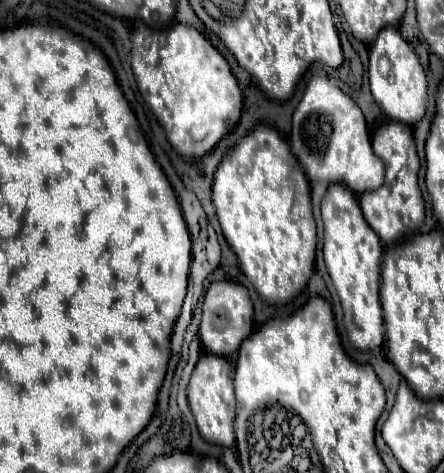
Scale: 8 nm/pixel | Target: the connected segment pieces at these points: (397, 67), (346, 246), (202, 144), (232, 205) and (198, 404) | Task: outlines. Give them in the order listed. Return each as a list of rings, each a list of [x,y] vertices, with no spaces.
[[[396,28],[380,30],[380,36],[370,48],[368,76],[370,76],[370,92],[388,120],[414,126],[424,118],[428,80],[414,50],[404,42],[404,38]]]
[[[332,184],[322,200],[322,220],[324,220],[324,262],[326,270],[334,282],[344,310],[344,324],[348,340],[358,350],[372,350],[384,342],[382,306],[380,306],[380,260],[382,244],[376,232],[368,228],[364,220],[358,198],[348,192],[342,184]]]
[[[136,22],[130,54],[138,90],[180,156],[202,158],[238,124],[242,90],[224,56],[192,26],[174,24],[170,32],[154,34]]]
[[[256,126],[220,162],[212,184],[212,204],[216,208],[222,234],[236,252],[240,268],[248,282],[256,288],[258,296],[272,306],[294,300],[314,272],[318,236],[310,202],[310,184],[304,176],[304,170],[292,156],[288,142],[278,134],[276,128]]]
[[[202,354],[188,384],[188,402],[194,414],[200,436],[218,446],[232,446],[234,442],[234,414],[236,398],[232,392],[232,366],[222,356]]]

